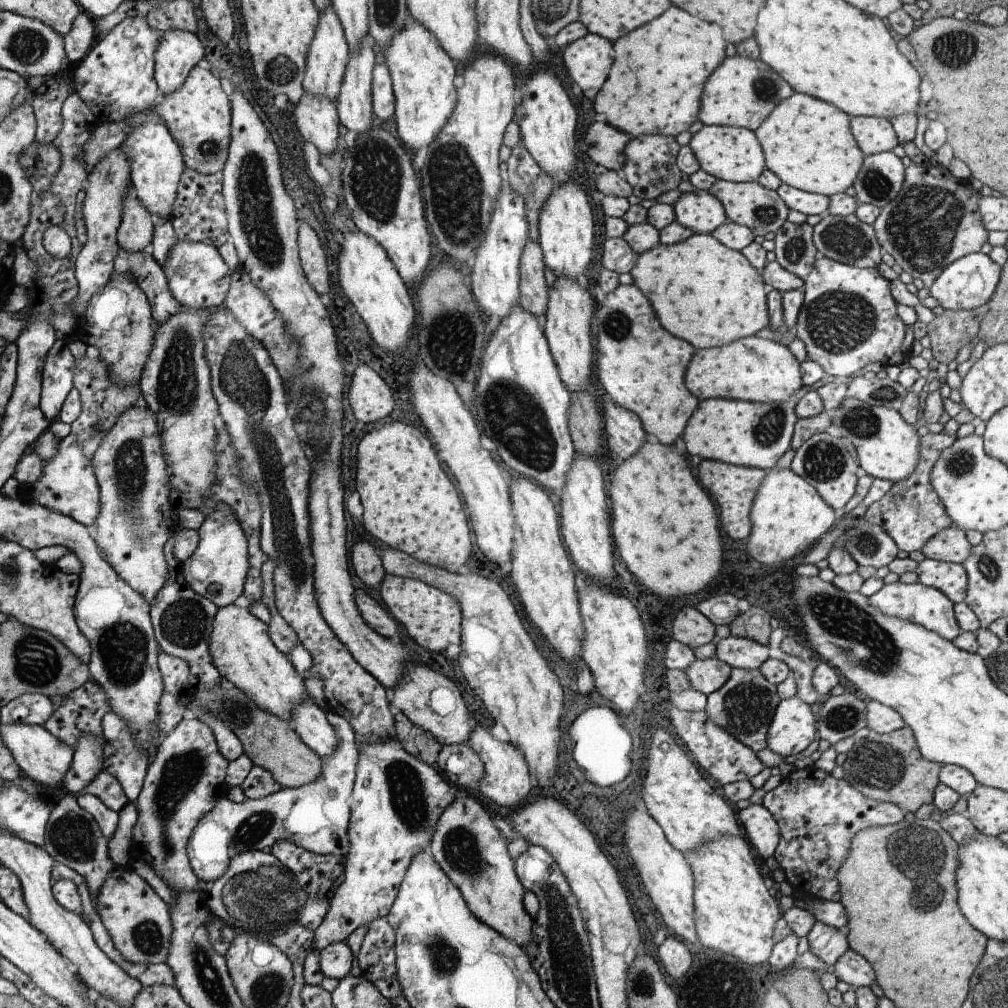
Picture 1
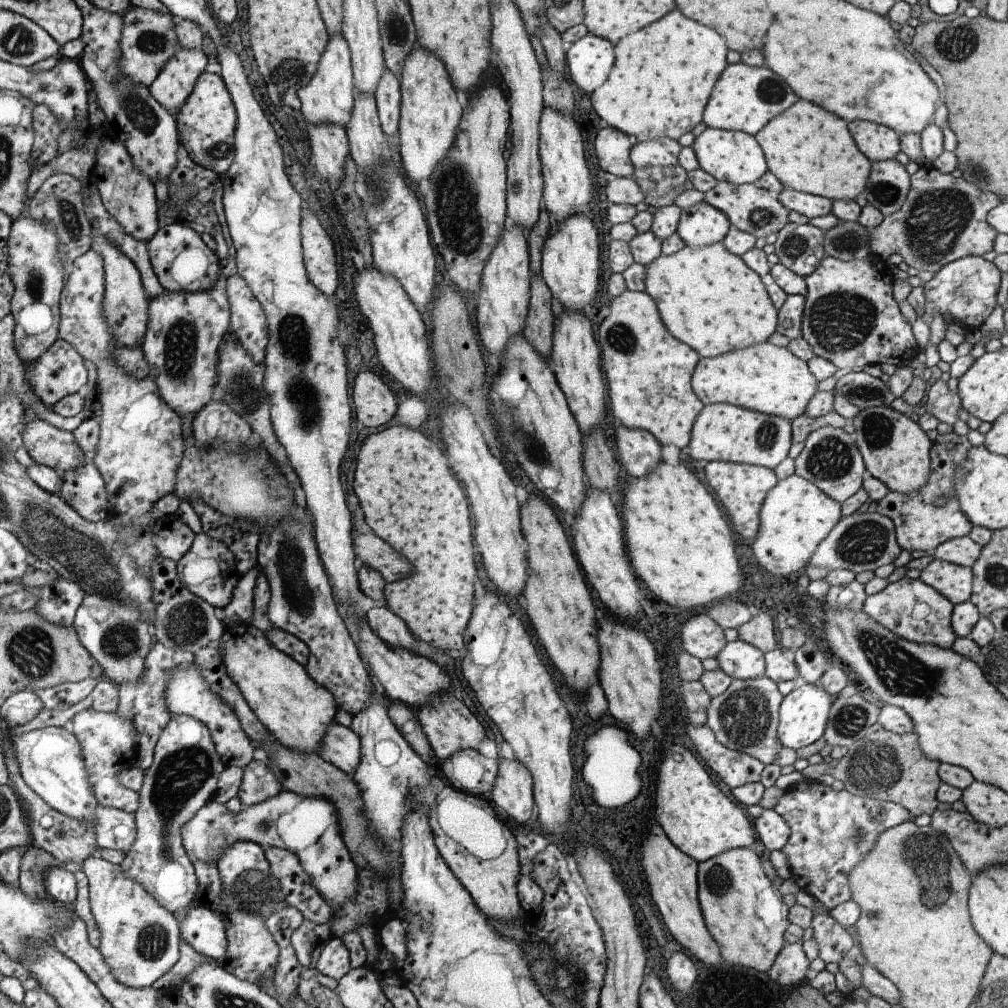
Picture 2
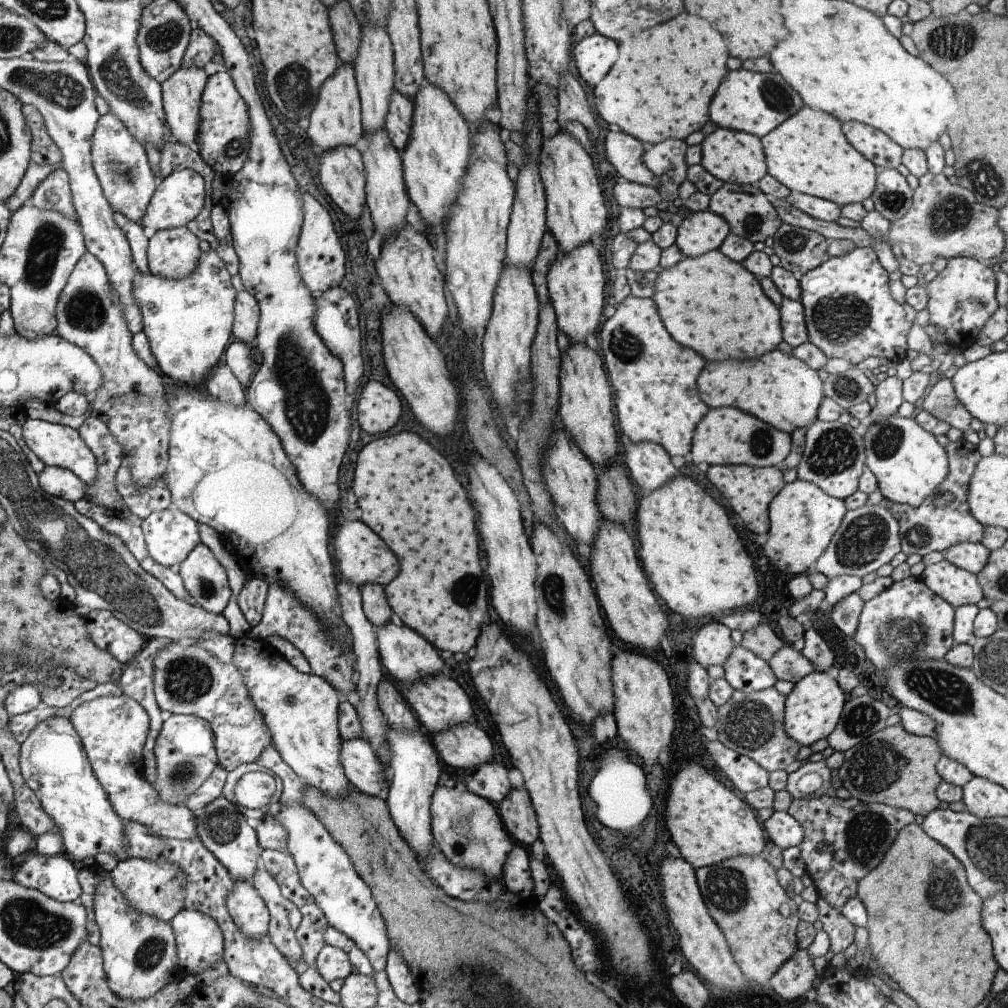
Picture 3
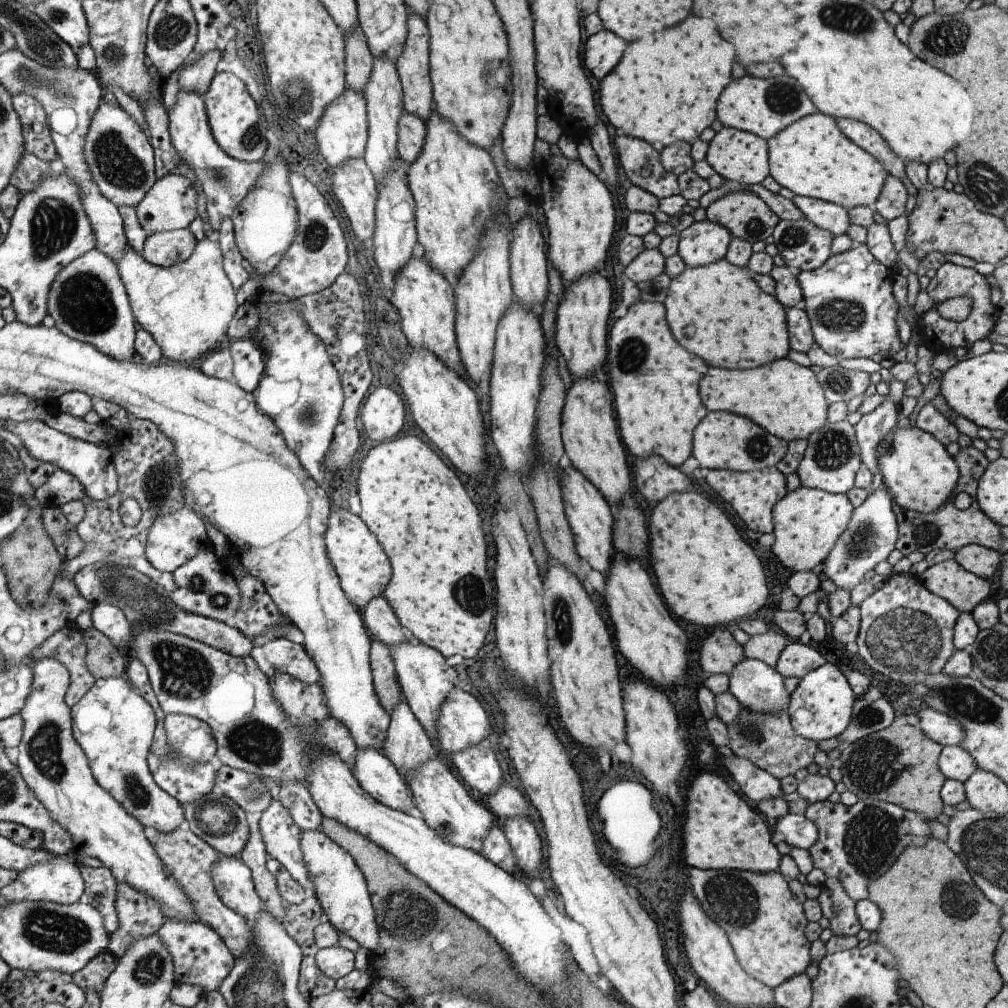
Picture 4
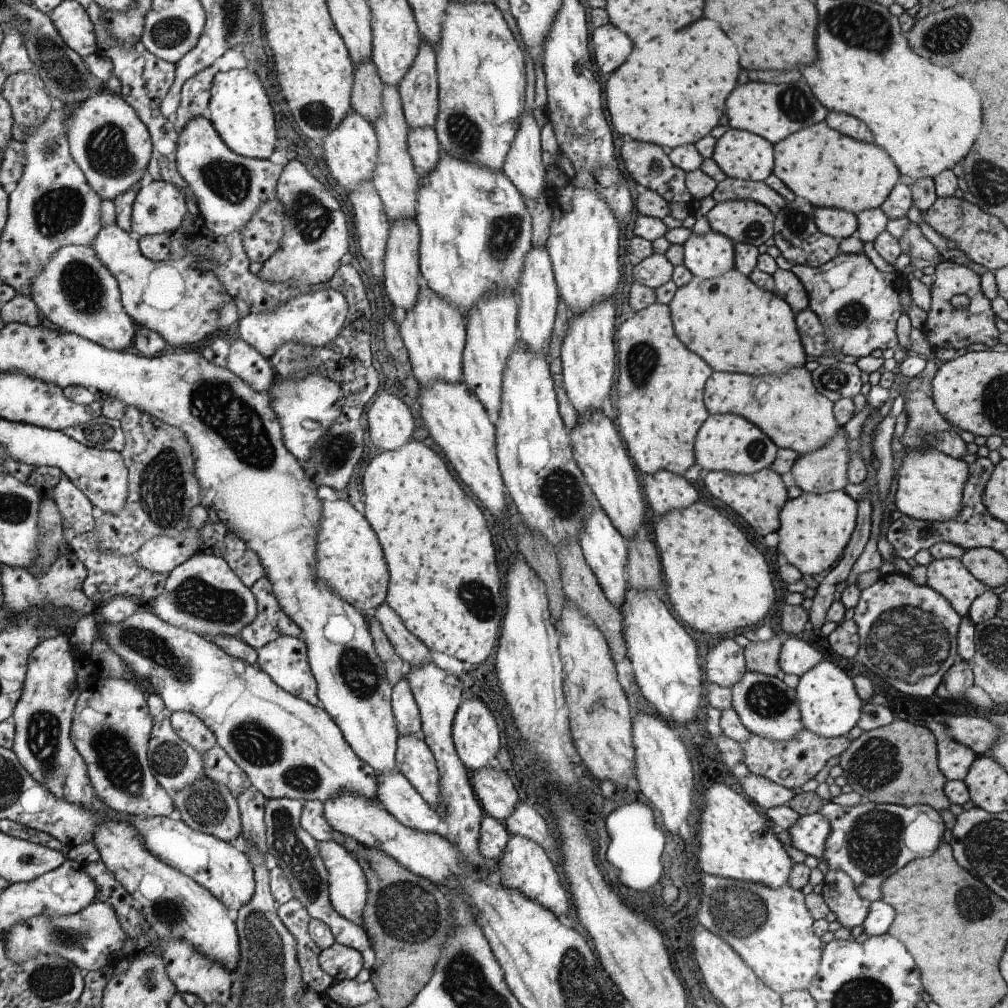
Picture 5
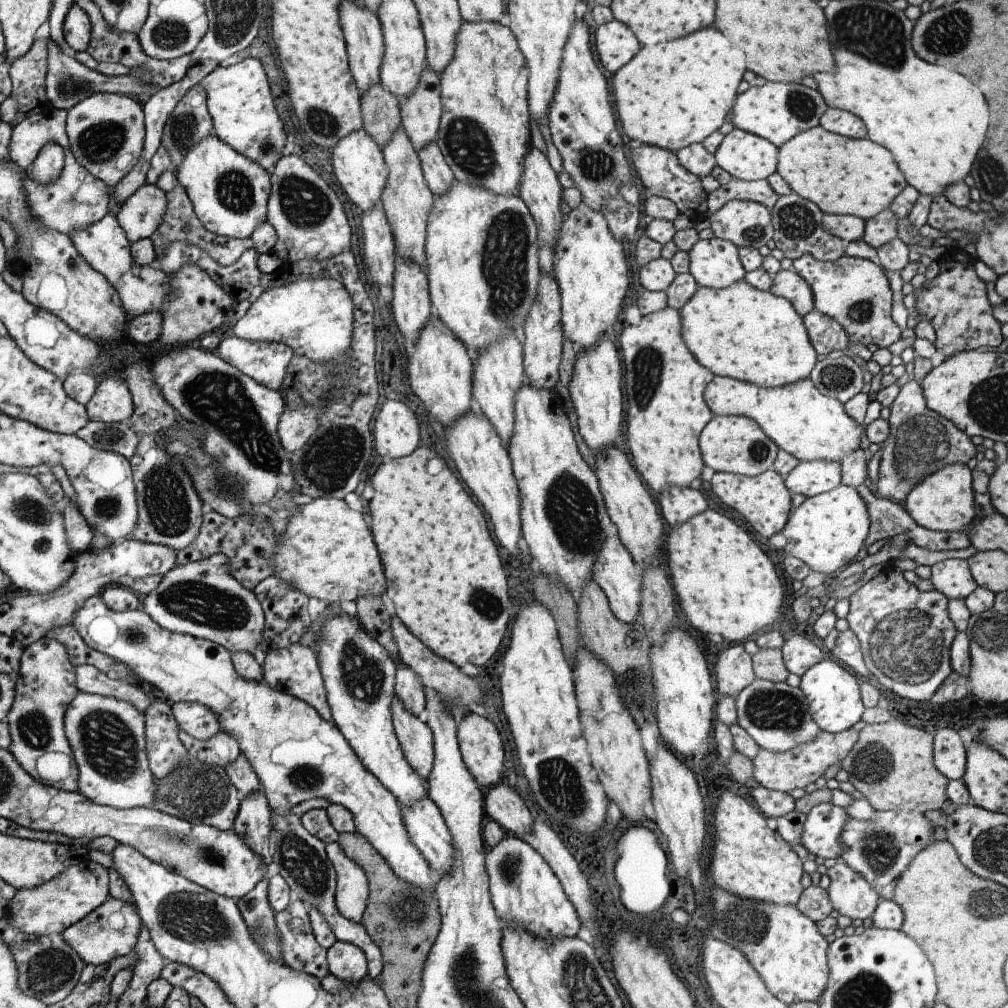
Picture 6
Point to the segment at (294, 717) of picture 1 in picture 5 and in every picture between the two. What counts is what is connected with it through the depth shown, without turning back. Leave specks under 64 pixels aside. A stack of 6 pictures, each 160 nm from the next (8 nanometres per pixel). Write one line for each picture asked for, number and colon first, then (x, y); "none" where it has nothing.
2: (341, 746)
3: (362, 767)
4: (377, 775)
5: (396, 794)

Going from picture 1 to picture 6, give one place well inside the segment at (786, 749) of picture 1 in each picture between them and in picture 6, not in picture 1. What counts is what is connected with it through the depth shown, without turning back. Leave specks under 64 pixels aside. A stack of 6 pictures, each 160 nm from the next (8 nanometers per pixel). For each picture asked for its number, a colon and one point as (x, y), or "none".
2: (803, 714)
3: (813, 708)
4: (820, 708)
5: (829, 705)
6: (833, 697)

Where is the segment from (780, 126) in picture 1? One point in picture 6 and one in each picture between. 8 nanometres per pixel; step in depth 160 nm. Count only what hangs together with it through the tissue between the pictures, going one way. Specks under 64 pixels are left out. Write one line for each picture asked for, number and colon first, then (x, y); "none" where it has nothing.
2: (809, 149)
3: (809, 153)
4: (811, 157)
5: (828, 169)
6: (843, 176)

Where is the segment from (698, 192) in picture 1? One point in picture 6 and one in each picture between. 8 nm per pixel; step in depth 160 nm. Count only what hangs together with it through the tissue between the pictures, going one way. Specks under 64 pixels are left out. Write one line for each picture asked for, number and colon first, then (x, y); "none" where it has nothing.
2: (704, 224)
3: (702, 231)
4: (703, 242)
5: (710, 255)
6: (715, 263)

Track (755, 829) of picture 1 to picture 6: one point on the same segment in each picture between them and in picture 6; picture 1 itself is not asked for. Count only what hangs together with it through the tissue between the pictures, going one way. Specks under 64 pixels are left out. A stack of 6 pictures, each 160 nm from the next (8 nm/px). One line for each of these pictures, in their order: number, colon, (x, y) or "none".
2: (773, 831)
3: (784, 830)
4: (798, 831)
5: (809, 834)
6: (824, 824)

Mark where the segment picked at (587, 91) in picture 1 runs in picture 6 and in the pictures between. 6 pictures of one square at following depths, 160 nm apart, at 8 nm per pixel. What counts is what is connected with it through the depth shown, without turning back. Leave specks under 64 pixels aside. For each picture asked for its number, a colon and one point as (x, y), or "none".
2: (590, 59)
3: (594, 56)
4: (604, 50)
5: (611, 46)
6: (616, 44)

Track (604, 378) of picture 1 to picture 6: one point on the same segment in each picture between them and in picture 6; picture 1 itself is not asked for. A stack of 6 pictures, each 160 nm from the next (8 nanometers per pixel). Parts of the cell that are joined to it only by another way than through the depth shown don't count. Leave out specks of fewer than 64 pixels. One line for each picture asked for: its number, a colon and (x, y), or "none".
2: (648, 372)
3: (654, 378)
4: (655, 381)
5: (661, 383)
6: (666, 410)

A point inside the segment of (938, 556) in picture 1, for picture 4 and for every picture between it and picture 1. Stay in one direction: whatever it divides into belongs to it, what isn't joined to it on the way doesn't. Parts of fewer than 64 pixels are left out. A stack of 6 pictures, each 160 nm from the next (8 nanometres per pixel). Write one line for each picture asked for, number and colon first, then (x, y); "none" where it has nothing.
2: (963, 551)
3: (969, 556)
4: (984, 562)

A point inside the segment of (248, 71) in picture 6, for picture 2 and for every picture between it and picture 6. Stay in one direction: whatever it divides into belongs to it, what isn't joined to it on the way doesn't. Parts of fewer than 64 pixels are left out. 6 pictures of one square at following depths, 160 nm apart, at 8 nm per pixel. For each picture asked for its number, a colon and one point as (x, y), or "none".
2: (208, 120)
3: (223, 142)
4: (233, 116)
5: (239, 109)

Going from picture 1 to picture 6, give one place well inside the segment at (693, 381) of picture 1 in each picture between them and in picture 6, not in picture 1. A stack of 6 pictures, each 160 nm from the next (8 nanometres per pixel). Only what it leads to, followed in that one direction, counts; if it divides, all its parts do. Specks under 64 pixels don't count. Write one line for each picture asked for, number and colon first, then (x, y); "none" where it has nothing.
2: (767, 378)
3: (782, 390)
4: (785, 398)
5: (786, 407)
6: (802, 421)

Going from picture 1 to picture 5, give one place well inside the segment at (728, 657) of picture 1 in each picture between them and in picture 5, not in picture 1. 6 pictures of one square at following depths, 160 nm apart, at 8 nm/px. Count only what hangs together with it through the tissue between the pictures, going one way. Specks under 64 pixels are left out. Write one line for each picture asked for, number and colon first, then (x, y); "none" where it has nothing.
2: (741, 660)
3: (744, 670)
4: (758, 687)
5: (767, 707)

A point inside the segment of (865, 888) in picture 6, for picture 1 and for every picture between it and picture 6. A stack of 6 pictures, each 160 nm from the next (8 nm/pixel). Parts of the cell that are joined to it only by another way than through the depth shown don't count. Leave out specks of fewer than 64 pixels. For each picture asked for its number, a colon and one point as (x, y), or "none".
1: (826, 942)
2: (833, 941)
3: (840, 930)
4: (836, 905)
5: (839, 890)

